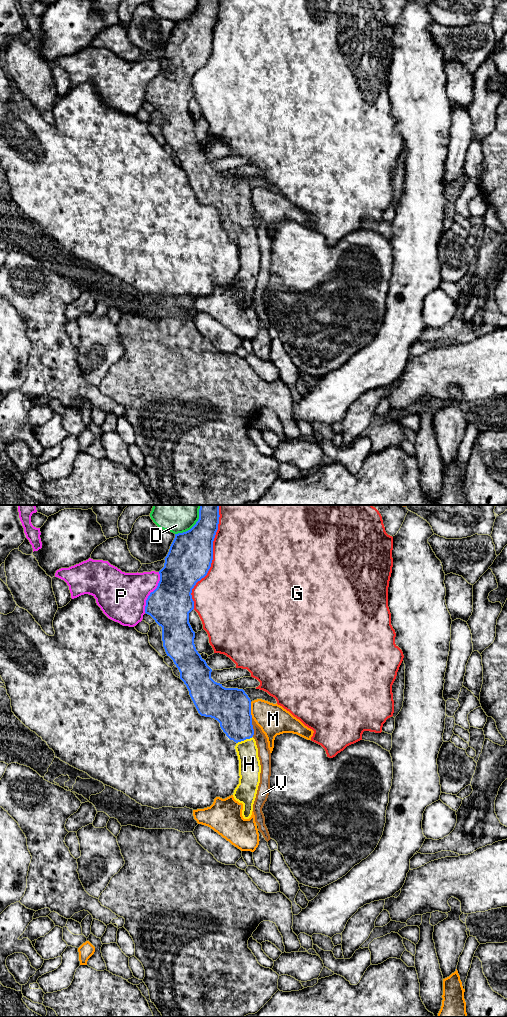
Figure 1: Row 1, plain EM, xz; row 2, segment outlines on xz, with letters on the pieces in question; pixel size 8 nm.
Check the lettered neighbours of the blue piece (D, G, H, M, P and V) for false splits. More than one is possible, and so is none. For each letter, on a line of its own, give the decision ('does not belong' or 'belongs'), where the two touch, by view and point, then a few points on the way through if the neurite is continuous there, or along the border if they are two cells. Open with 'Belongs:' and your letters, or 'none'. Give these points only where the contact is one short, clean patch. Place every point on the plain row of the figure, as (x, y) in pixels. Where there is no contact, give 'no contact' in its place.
Belongs: H
D: does not belong; meets blue in xz at (191, 16)
G: does not belong; meets blue in xz at (211, 49)
H: belongs; meets blue in xz at (244, 227); runs through xz (233, 198), (237, 214), (244, 227), (249, 252)
M: does not belong; meets blue in xz at (250, 198)
P: does not belong; meets blue in xz at (151, 80)
V: does not belong; meets blue in xz at (252, 215)

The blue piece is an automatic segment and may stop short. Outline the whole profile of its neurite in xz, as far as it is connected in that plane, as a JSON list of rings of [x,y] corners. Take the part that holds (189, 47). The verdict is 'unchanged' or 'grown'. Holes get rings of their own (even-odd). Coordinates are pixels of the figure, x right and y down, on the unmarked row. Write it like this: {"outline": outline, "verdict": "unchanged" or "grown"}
{"outline": [[[199,0],[199,7],[190,18],[175,22],[164,47],[164,55],[159,59],[158,74],[146,88],[145,101],[162,115],[165,140],[178,156],[180,167],[186,173],[198,201],[217,208],[226,224],[237,231],[235,237],[239,248],[240,266],[233,285],[243,292],[243,306],[249,307],[252,303],[261,261],[258,236],[253,226],[251,188],[243,177],[225,176],[211,166],[212,157],[196,138],[195,120],[189,111],[189,101],[194,97],[192,77],[207,63],[211,55],[213,29],[218,18],[219,5],[219,0]]], "verdict": "grown"}

